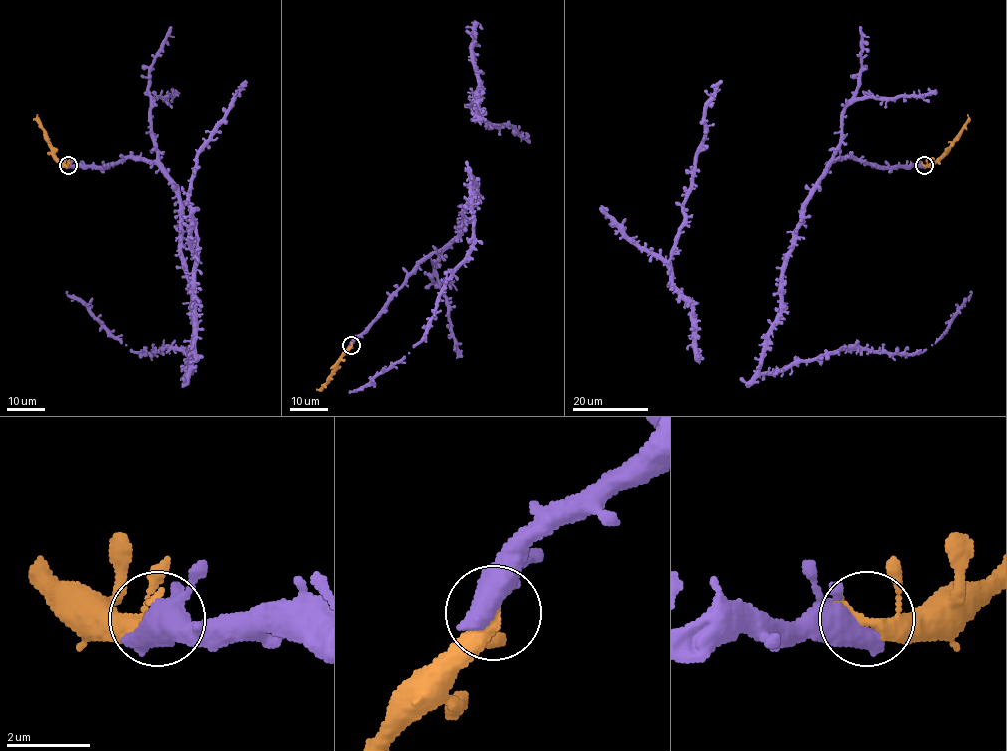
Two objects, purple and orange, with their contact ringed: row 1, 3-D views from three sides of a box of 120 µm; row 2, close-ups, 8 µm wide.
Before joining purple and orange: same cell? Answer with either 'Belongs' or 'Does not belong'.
Belongs

